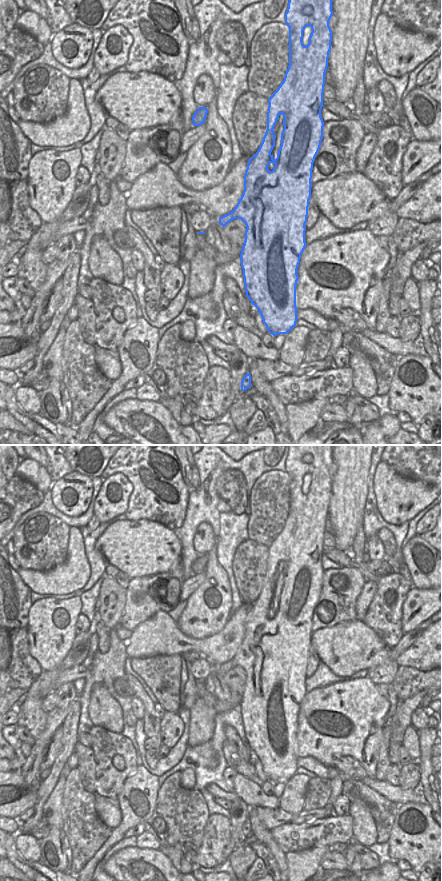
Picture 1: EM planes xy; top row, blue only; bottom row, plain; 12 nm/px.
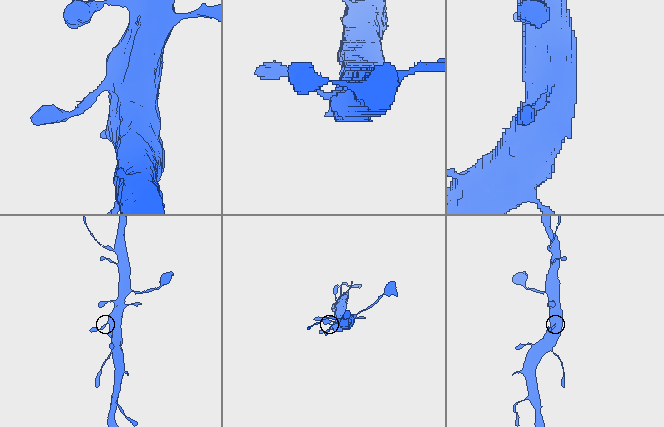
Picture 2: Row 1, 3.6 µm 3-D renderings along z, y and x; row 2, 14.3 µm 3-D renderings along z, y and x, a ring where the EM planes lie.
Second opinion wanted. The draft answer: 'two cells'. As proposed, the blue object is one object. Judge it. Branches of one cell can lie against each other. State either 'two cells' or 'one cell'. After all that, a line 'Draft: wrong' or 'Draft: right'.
one cell
Draft: wrong

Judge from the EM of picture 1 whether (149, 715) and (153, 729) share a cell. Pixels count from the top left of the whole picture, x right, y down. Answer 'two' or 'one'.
one

